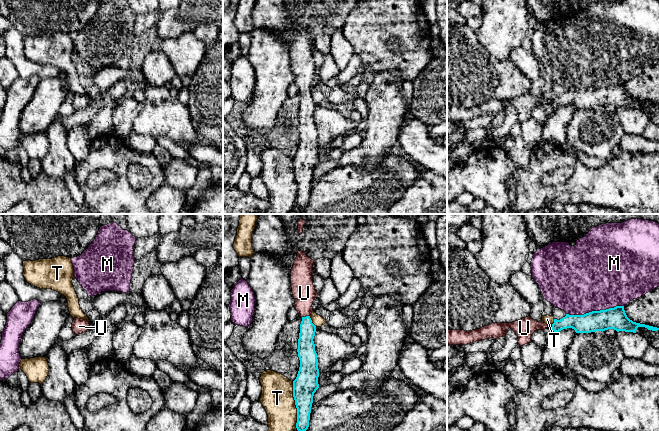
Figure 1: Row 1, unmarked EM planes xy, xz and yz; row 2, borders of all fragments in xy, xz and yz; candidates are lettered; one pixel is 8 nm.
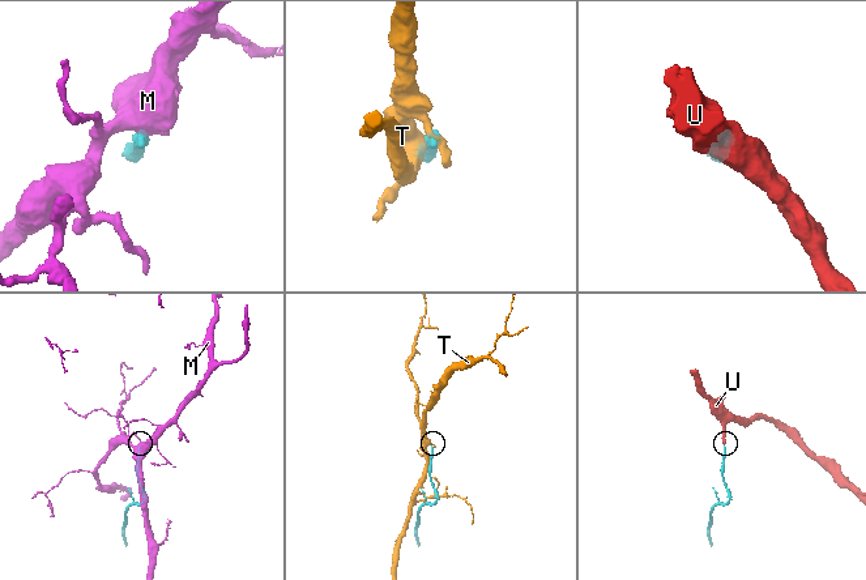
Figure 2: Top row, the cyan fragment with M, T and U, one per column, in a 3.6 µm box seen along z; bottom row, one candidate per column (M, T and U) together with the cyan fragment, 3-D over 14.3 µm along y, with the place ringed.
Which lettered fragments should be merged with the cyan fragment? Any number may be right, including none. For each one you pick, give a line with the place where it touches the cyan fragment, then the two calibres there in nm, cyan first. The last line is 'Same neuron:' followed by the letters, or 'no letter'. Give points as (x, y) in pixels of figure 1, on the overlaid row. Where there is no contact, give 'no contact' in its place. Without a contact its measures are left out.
U: xz (306, 316) | 140/190 nm
Same neuron: U

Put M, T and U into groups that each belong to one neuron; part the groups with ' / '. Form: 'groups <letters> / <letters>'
groups M / T / U

